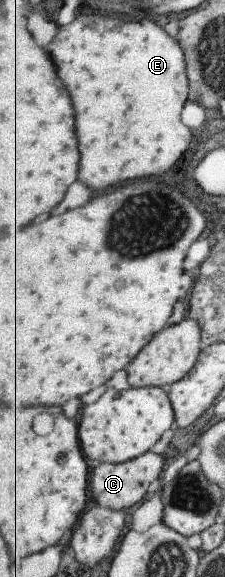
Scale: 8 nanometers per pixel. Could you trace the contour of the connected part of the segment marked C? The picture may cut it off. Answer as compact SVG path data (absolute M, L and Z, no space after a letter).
M147 452L138 458L122 464L99 464L93 472L92 492L94 502L112 510L131 509L137 503L141 503L151 487L153 481L159 480L159 477L166 476L163 471L165 460L167 457L156 454L155 452Z

